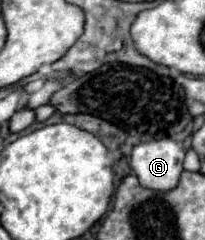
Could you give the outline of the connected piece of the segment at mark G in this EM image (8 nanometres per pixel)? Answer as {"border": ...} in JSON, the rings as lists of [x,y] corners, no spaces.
{"border":[[[171,138],[141,142],[131,152],[131,168],[141,186],[151,190],[173,190],[183,172],[185,150]]]}

